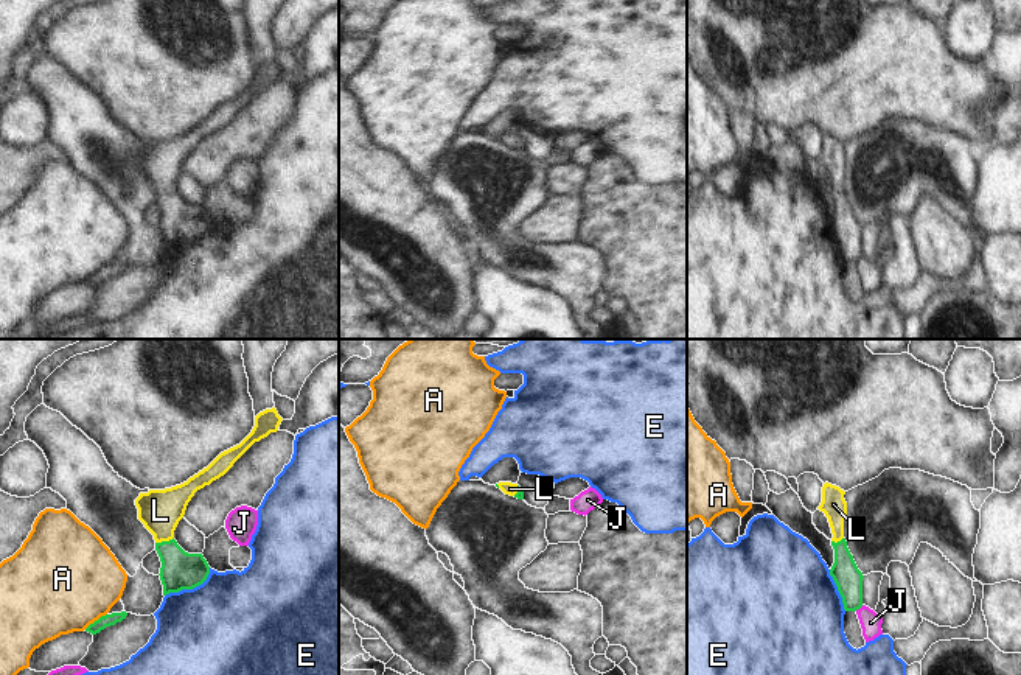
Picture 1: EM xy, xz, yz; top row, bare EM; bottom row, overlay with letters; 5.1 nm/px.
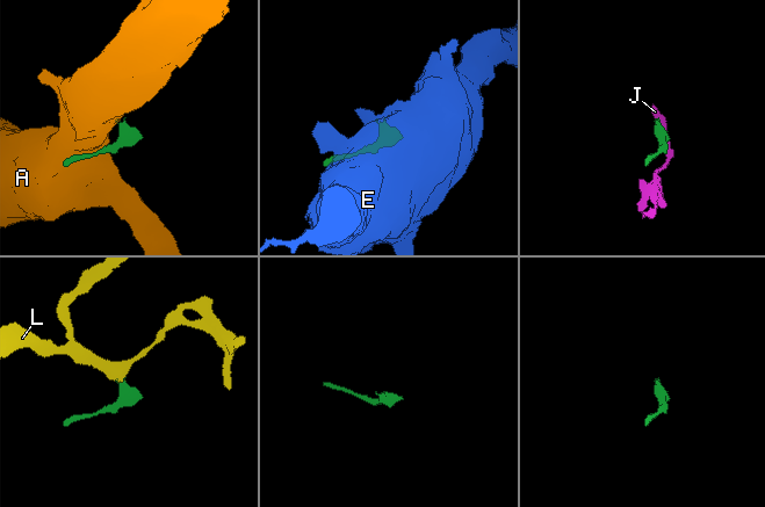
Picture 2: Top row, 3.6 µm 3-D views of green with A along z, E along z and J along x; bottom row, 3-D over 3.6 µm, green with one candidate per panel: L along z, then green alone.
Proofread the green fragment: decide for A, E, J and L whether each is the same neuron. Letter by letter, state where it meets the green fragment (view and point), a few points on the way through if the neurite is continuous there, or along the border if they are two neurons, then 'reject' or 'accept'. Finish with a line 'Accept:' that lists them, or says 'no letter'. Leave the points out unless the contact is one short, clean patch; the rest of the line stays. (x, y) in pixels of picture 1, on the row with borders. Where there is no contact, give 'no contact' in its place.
A: contact xy (95, 621); reject
E: contact xy (190, 588); border xy (210, 568), (210, 573), (201, 584), (170, 591), (165, 596); reject
J: contact yz (858, 608); border yz (863, 605), (855, 610); reject
L: contact xy (163, 542); way xy (179, 570), (163, 542), (160, 510); accept
Accept: L

